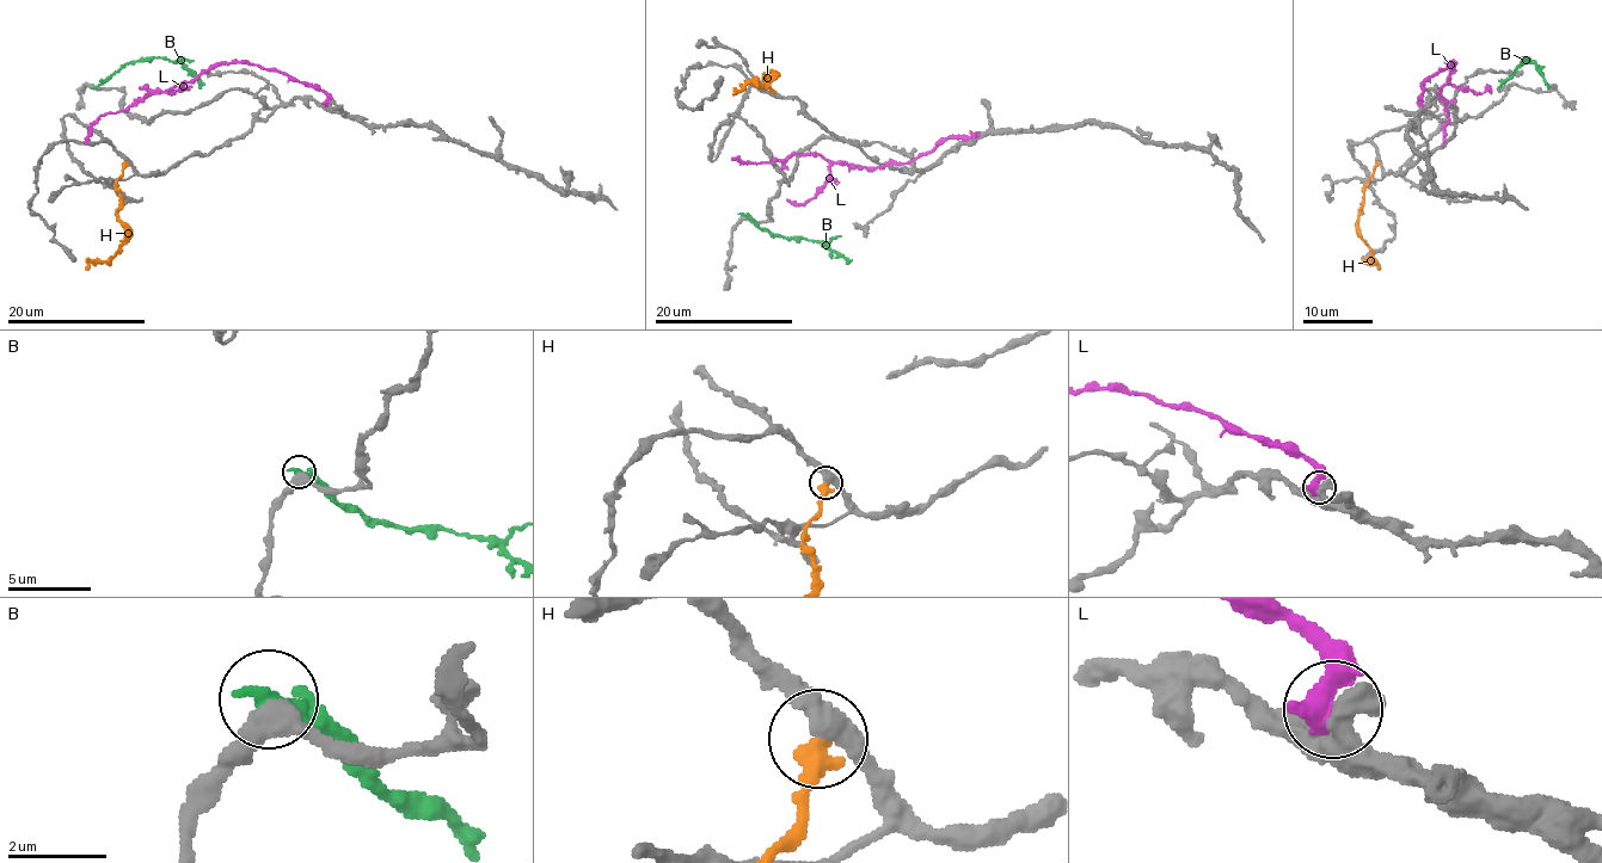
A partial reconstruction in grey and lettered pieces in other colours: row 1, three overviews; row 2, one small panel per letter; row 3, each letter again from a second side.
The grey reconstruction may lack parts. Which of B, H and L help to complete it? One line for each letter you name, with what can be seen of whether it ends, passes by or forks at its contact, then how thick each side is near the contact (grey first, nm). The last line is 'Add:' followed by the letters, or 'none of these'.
Add: none of these

